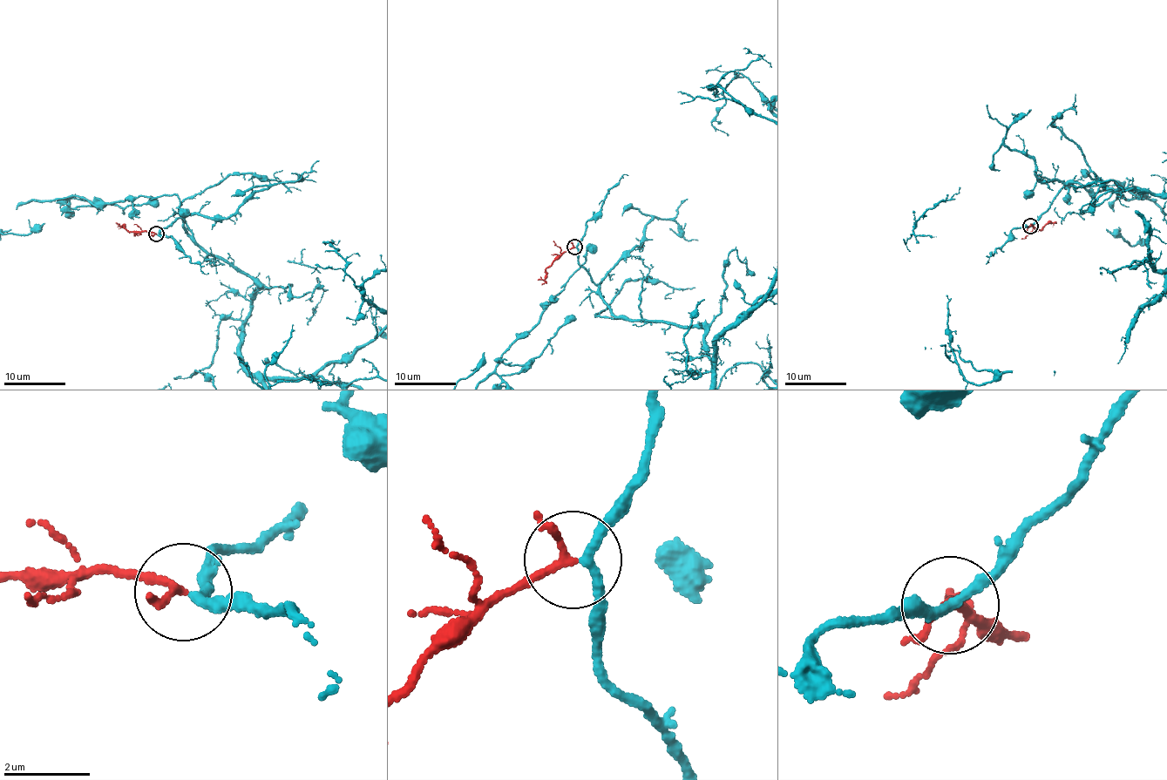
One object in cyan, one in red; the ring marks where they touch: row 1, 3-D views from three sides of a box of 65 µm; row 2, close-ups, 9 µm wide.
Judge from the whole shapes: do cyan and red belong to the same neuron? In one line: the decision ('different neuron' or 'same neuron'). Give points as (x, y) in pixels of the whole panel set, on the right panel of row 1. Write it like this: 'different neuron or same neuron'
same neuron

